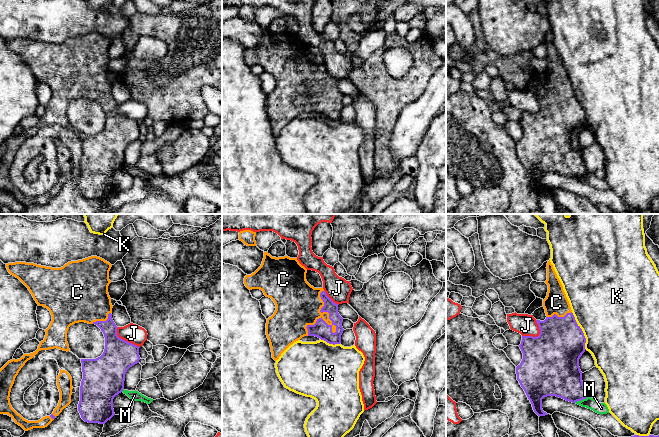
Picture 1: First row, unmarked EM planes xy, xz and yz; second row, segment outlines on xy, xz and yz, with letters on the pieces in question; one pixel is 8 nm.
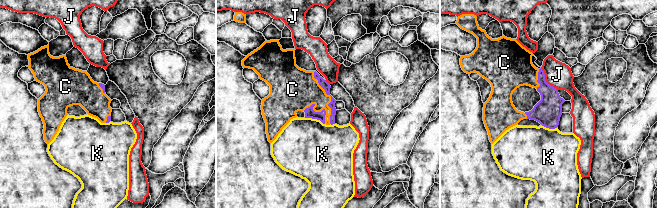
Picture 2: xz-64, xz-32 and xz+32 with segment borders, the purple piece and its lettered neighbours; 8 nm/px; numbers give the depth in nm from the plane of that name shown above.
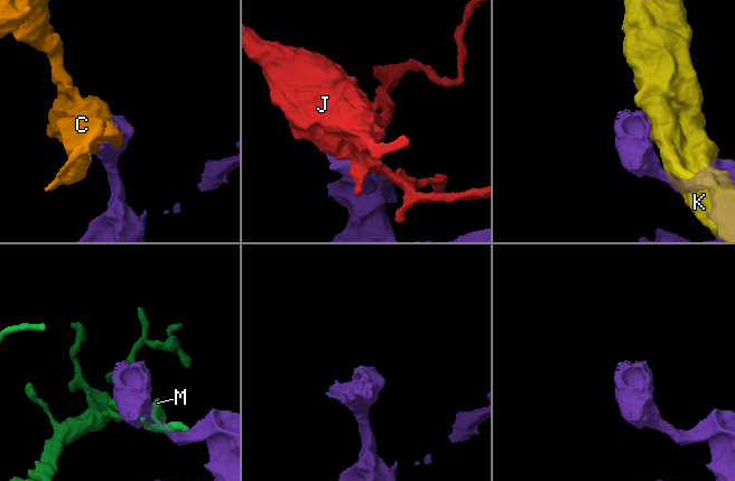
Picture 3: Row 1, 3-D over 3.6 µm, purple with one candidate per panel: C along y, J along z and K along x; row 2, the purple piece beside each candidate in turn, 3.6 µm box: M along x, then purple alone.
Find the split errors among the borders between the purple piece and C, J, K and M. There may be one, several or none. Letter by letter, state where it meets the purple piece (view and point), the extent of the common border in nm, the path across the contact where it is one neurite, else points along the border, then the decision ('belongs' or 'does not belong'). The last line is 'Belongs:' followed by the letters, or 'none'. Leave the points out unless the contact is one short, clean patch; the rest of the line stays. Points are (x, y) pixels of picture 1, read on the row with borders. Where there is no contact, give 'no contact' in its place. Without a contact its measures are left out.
C: contact xz (330, 319); length 400 nm; belongs
J: contact yz (537, 336); length 180 nm; does not belong
K: contact yz (582, 331); length 320 nm; does not belong
M: contact yz (581, 399); length 130 nm; does not belong
Belongs: C

